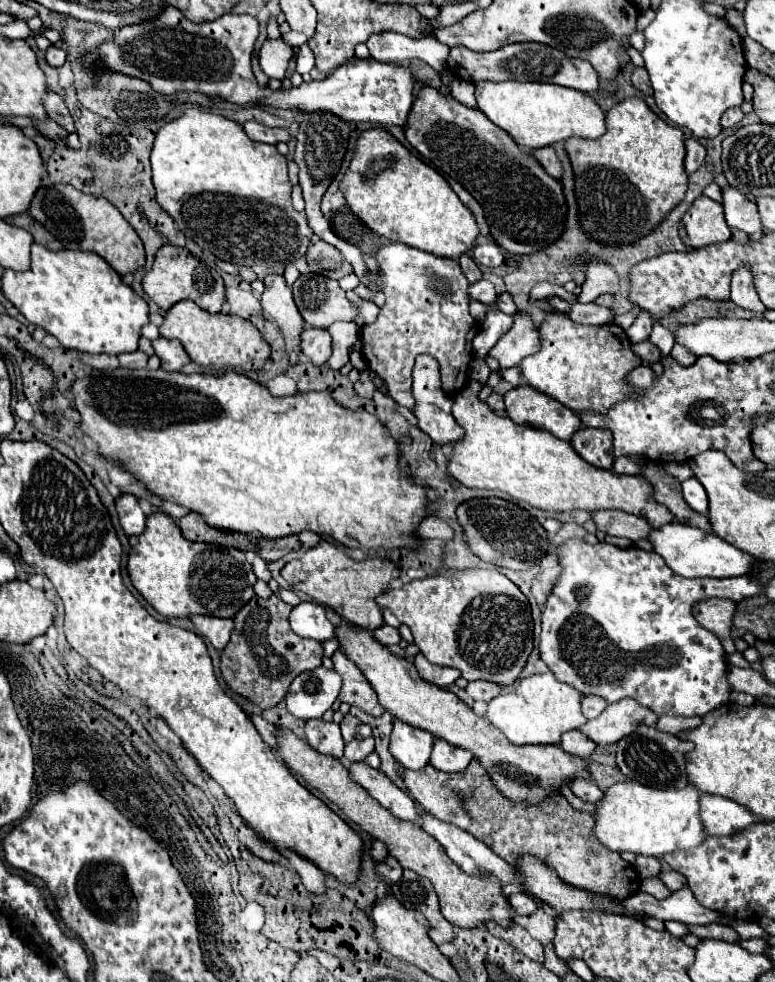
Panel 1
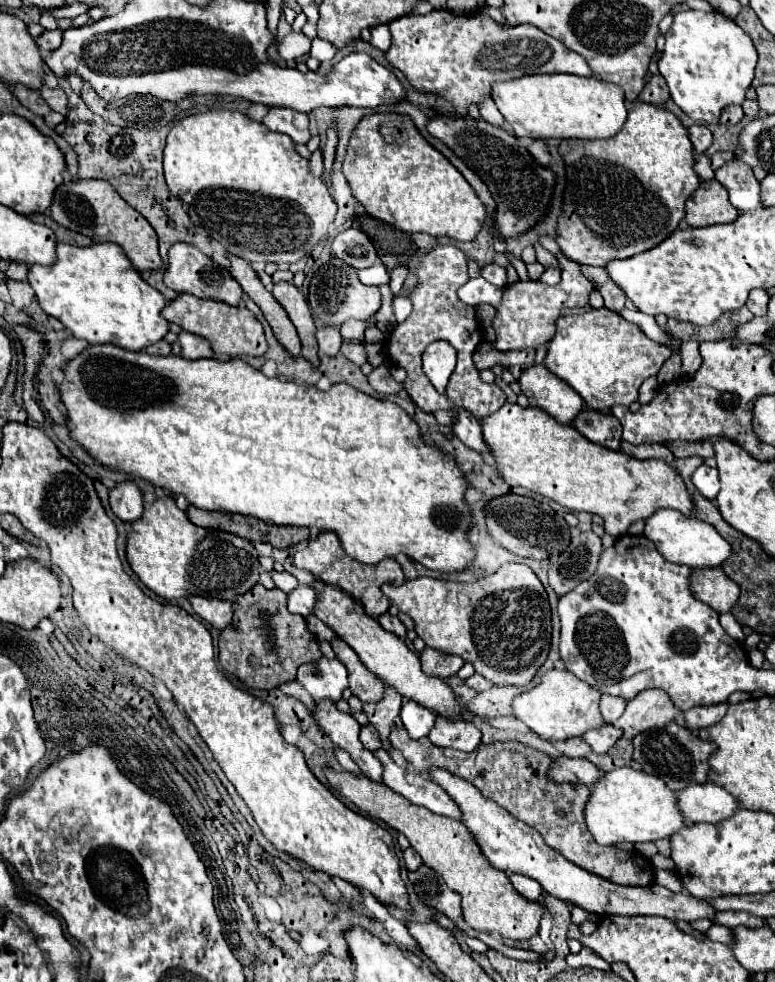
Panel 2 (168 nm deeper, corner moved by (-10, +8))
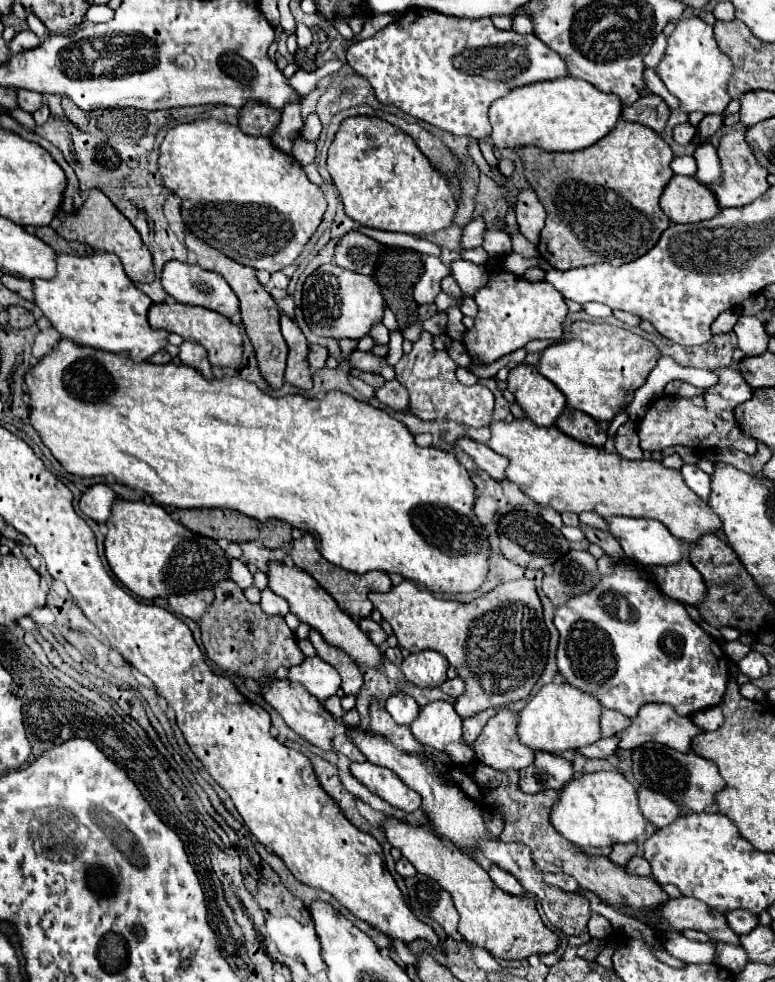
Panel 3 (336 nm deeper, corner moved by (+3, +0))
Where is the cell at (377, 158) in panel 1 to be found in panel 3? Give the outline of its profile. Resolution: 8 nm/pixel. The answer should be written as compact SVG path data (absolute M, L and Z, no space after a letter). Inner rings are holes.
M376 116L346 118L340 124L334 142L330 144L326 164L332 182L340 192L346 214L368 228L420 236L420 234L434 234L438 230L444 230L454 222L458 204L452 196L450 182L430 164L430 160L418 150L418 146L408 134L404 134L400 128L388 124L382 118Z

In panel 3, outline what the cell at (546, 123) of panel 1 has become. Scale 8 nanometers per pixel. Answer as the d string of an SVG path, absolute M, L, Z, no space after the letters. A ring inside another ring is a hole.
M566 76L510 90L508 96L492 102L488 118L496 148L538 146L548 152L576 152L604 138L616 126L620 112L618 96L604 94L588 82Z

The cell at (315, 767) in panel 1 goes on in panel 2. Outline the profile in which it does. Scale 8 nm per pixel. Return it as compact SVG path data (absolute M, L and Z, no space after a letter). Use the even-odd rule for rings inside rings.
M325 770L325 774L329 778L329 784L349 802L353 802L363 814L381 820L389 828L407 836L409 844L423 858L423 864L441 874L445 884L463 896L463 918L473 930L487 934L499 932L503 938L511 940L529 940L529 936L535 936L539 932L539 922L545 906L541 902L525 900L513 888L507 874L487 862L471 832L459 820L437 816L427 808L415 806L401 794L365 776L355 776L339 770Z

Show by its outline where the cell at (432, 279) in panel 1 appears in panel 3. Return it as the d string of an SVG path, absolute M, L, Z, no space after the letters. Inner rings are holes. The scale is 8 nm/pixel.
M422 330L420 338L414 342L414 348L410 354L404 354L402 360L394 366L396 380L404 384L404 388L410 394L410 406L408 410L422 418L422 420L460 420L470 428L488 426L492 420L492 408L494 408L494 396L492 392L482 386L462 386L456 380L456 364L450 358L446 350L434 348L434 336L426 330Z

